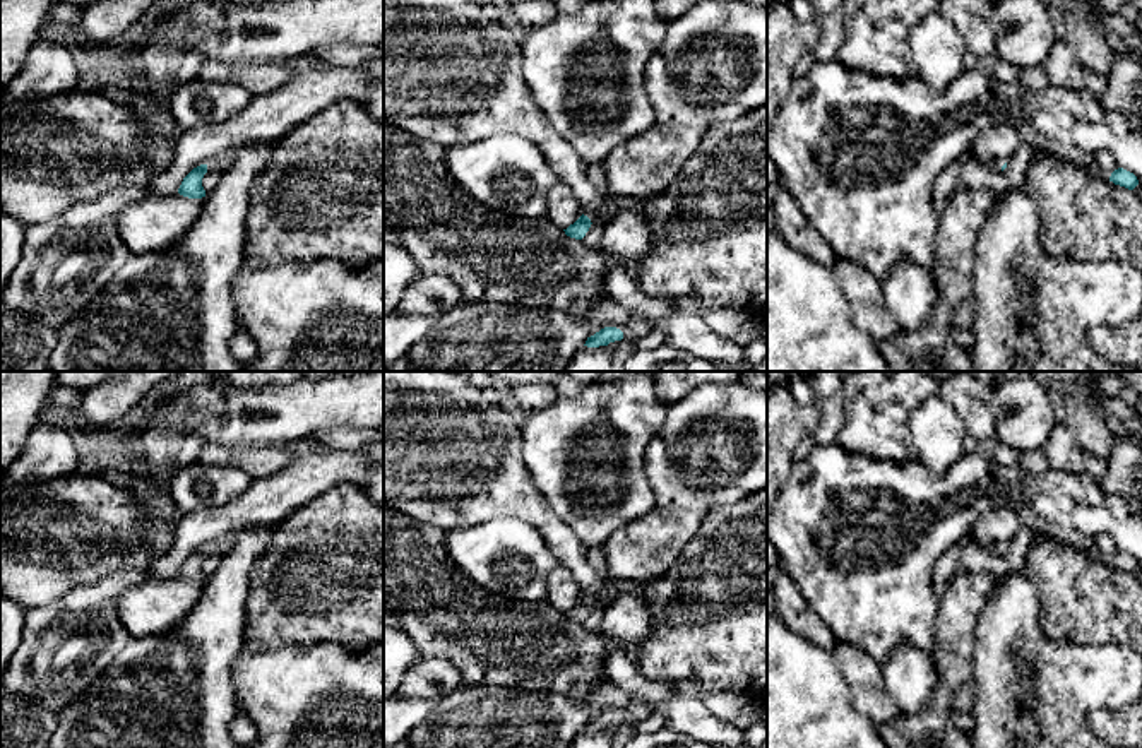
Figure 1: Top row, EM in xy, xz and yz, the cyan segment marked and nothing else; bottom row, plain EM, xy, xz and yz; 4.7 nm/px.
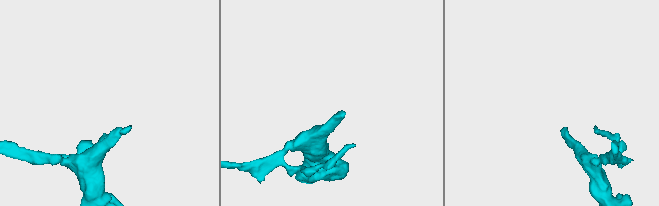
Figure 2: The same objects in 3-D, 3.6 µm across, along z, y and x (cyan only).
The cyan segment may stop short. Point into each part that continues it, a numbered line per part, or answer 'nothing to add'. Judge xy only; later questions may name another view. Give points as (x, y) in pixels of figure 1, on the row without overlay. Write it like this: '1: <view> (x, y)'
1: xy (223, 545)

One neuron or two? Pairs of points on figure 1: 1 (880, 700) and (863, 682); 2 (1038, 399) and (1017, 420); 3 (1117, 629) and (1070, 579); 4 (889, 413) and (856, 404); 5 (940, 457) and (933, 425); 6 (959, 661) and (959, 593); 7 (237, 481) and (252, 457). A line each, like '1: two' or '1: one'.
1: one
2: one
3: one
4: one
5: one
6: one
7: two

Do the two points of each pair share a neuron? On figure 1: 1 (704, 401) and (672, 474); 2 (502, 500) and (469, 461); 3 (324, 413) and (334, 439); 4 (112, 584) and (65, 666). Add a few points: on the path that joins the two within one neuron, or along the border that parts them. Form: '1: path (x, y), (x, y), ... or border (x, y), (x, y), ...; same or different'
1: path (689, 420), (675, 433), (675, 449), (668, 456); same
2: path (497, 490), (478, 471); same
3: border (365, 427), (321, 428), (310, 435); different
4: path (93, 605), (81, 634), (69, 646); same

